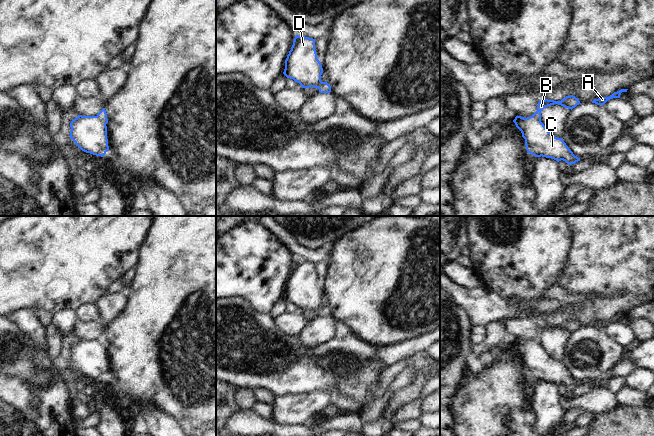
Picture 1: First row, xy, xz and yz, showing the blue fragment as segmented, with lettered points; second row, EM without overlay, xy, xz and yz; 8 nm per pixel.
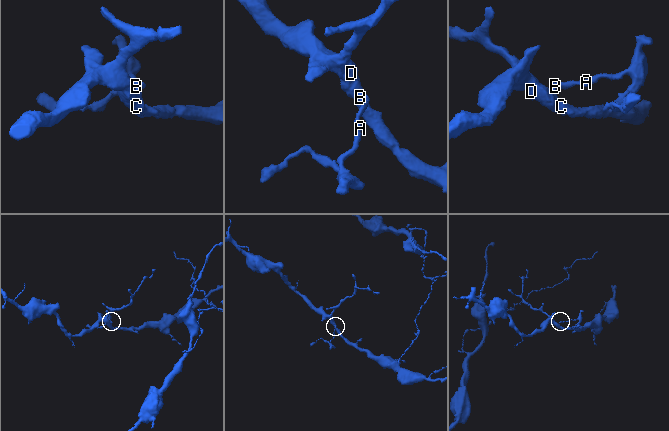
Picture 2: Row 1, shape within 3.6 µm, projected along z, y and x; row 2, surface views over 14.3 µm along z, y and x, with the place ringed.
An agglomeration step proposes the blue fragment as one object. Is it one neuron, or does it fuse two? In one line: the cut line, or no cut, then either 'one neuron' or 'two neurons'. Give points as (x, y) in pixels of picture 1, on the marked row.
cut xy (97, 115), (105, 124); two neurons

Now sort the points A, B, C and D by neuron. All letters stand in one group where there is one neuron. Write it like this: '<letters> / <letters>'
A B / C D

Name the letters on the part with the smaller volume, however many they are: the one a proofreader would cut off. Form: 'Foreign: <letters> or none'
Foreign: A, B

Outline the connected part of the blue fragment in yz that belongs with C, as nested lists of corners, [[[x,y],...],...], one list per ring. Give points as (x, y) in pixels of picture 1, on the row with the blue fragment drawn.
[[[516,116],[513,122],[525,139],[528,153],[535,157],[551,158],[557,162],[563,160],[569,165],[580,161],[580,158],[573,154],[563,139],[551,134],[541,120],[533,116],[527,118]]]

